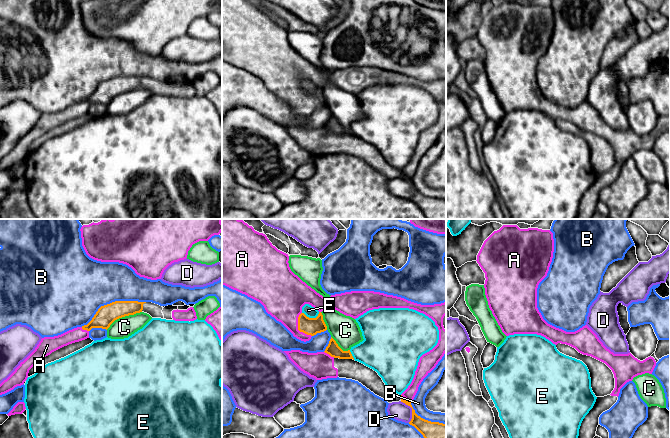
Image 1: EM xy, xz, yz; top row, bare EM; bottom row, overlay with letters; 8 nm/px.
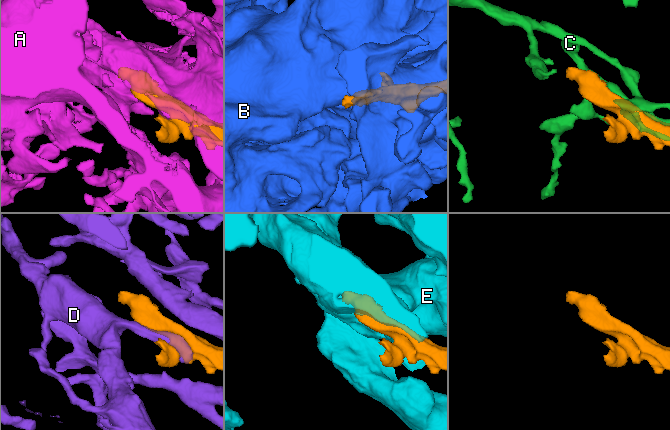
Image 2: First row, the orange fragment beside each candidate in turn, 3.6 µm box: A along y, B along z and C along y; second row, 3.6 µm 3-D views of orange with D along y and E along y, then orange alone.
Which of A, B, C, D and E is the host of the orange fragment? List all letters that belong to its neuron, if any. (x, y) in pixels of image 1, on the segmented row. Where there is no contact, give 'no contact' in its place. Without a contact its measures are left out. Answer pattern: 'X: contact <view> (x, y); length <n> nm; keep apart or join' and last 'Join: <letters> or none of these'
A: contact xz (298, 327); length 220 nm; join
B: contact xy (112, 302); length 550 nm; keep apart
C: contact xy (123, 316); length 320 nm; keep apart
D: contact xz (412, 410); length 190 nm; keep apart
E: contact xz (311, 318); length 140 nm; keep apart
Join: A

